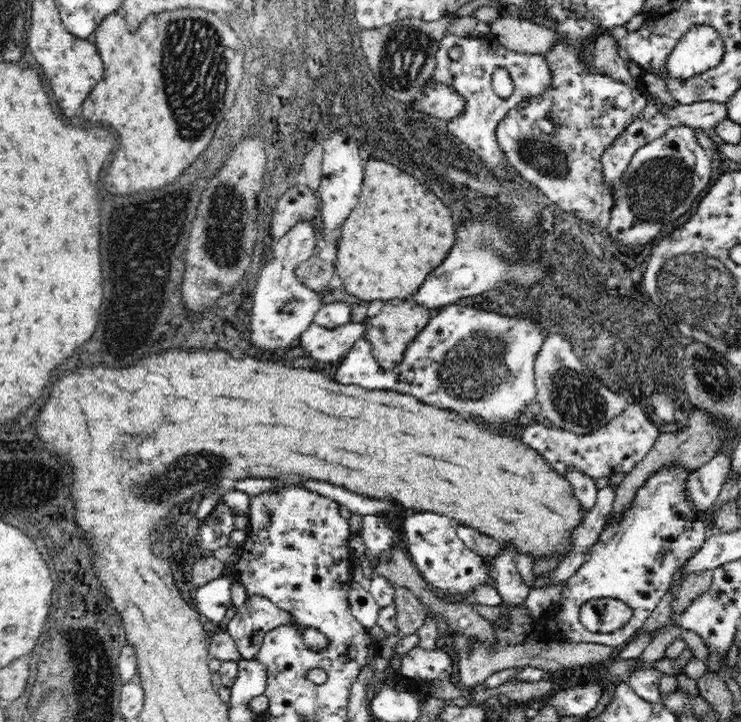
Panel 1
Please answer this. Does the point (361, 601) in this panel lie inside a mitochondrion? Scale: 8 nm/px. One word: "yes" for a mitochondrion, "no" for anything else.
no

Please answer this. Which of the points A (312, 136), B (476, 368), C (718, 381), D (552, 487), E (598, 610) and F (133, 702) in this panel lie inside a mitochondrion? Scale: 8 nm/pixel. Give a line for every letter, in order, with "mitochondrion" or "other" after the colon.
A: other
B: mitochondrion
C: mitochondrion
D: other
E: other
F: other

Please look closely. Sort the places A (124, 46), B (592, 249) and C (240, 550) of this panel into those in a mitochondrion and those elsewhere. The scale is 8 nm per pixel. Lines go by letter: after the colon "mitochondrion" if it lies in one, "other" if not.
A: other
B: mitochondrion
C: other

